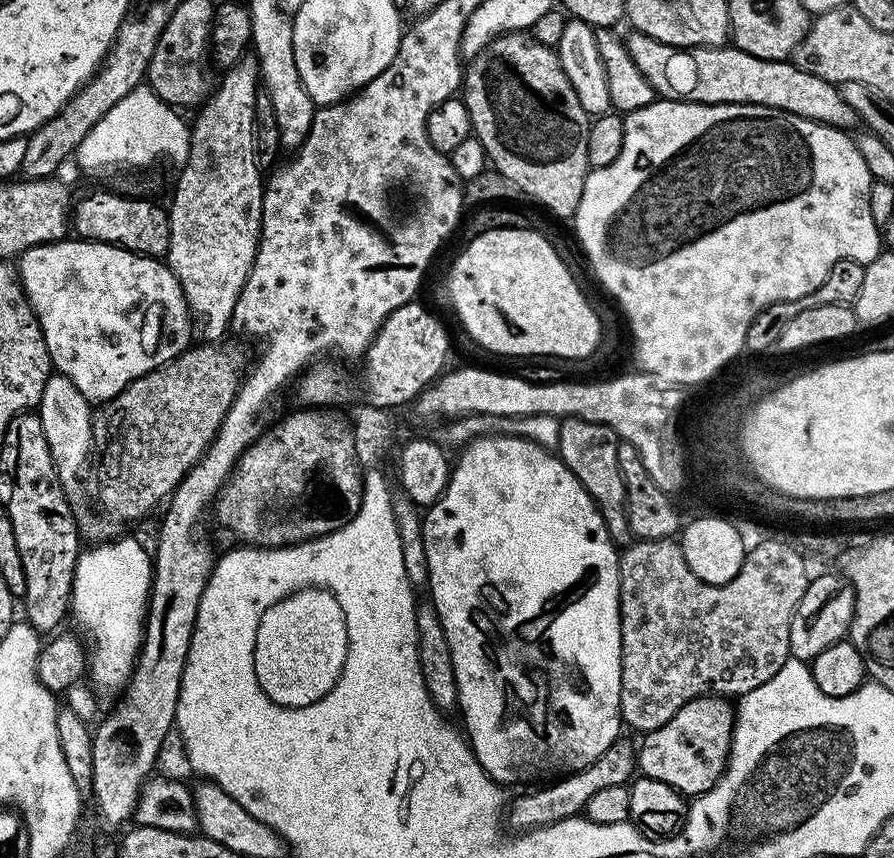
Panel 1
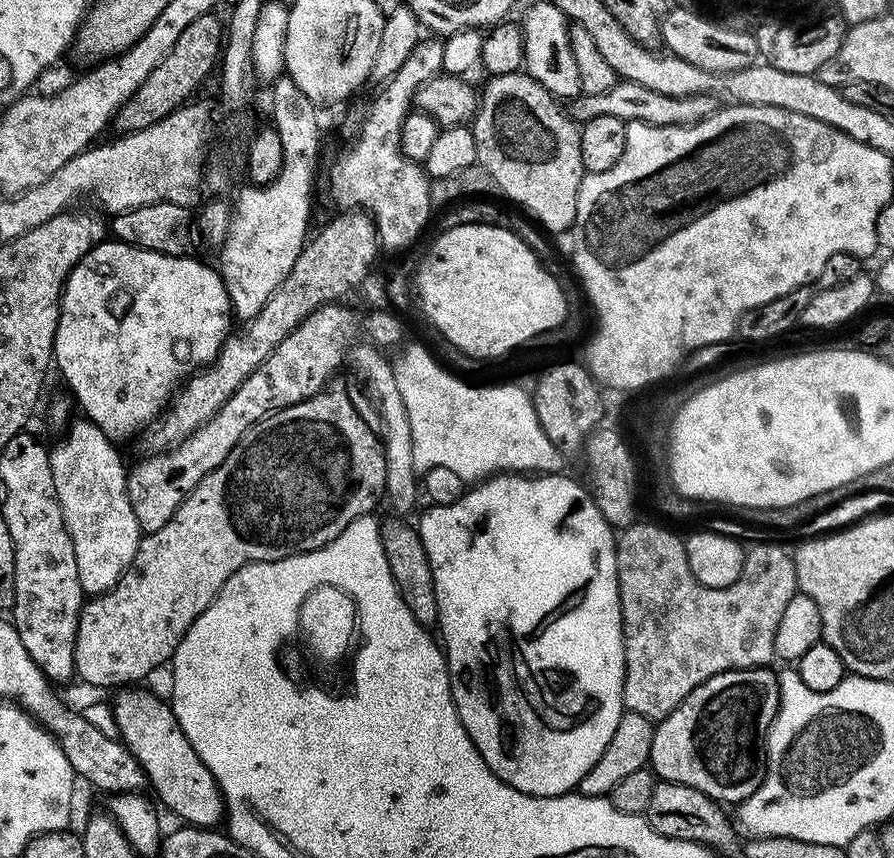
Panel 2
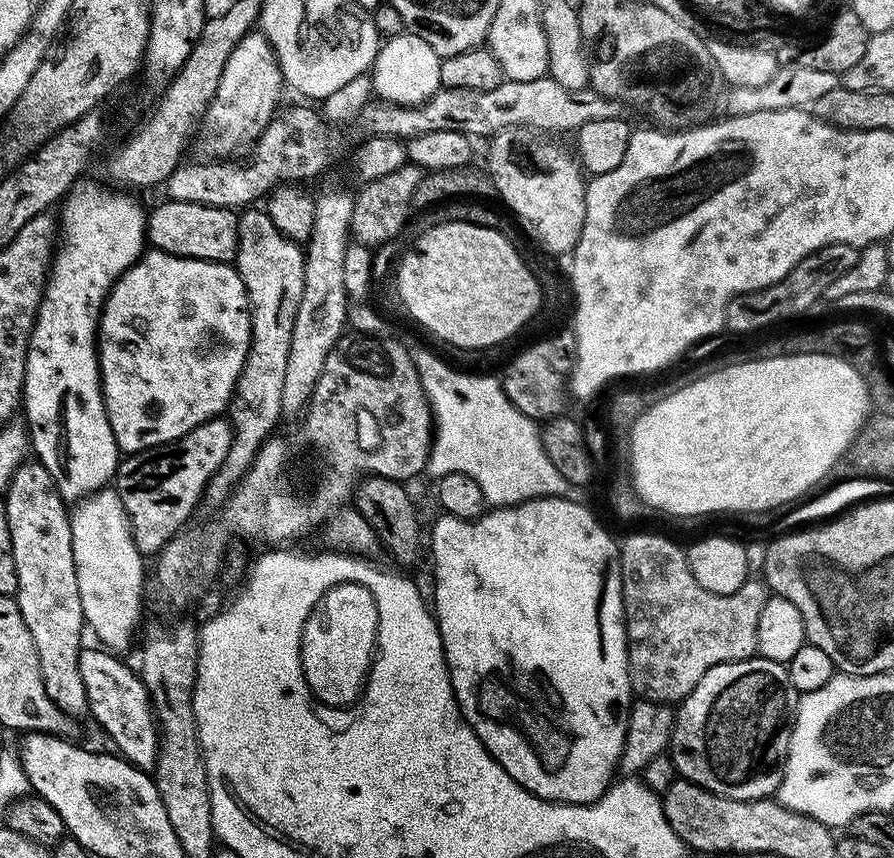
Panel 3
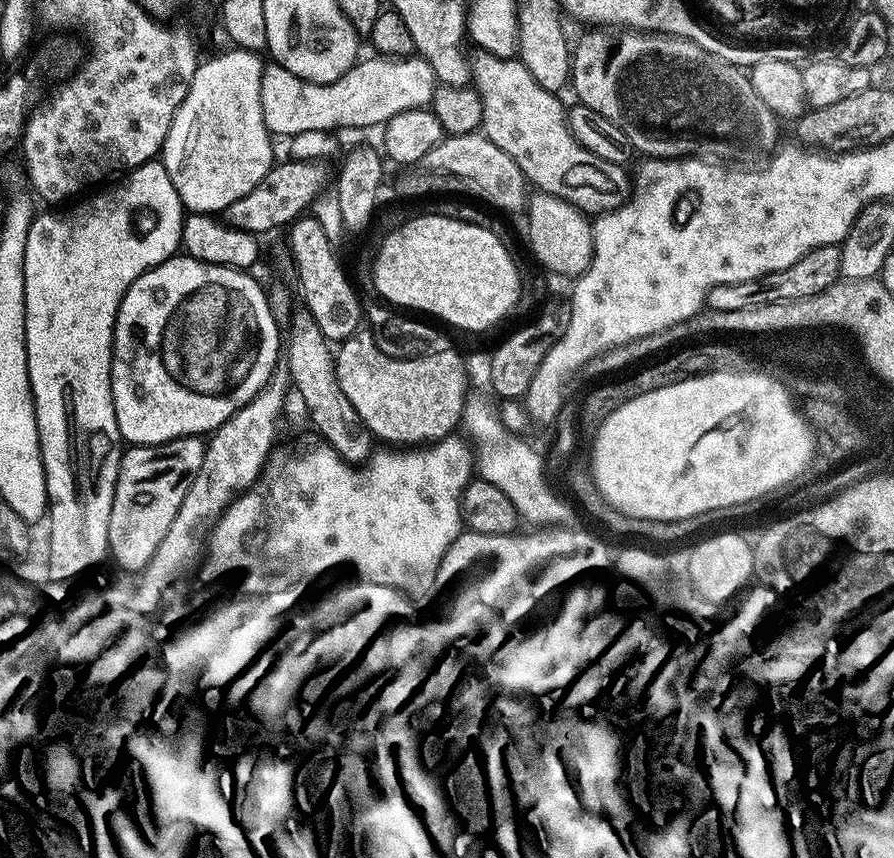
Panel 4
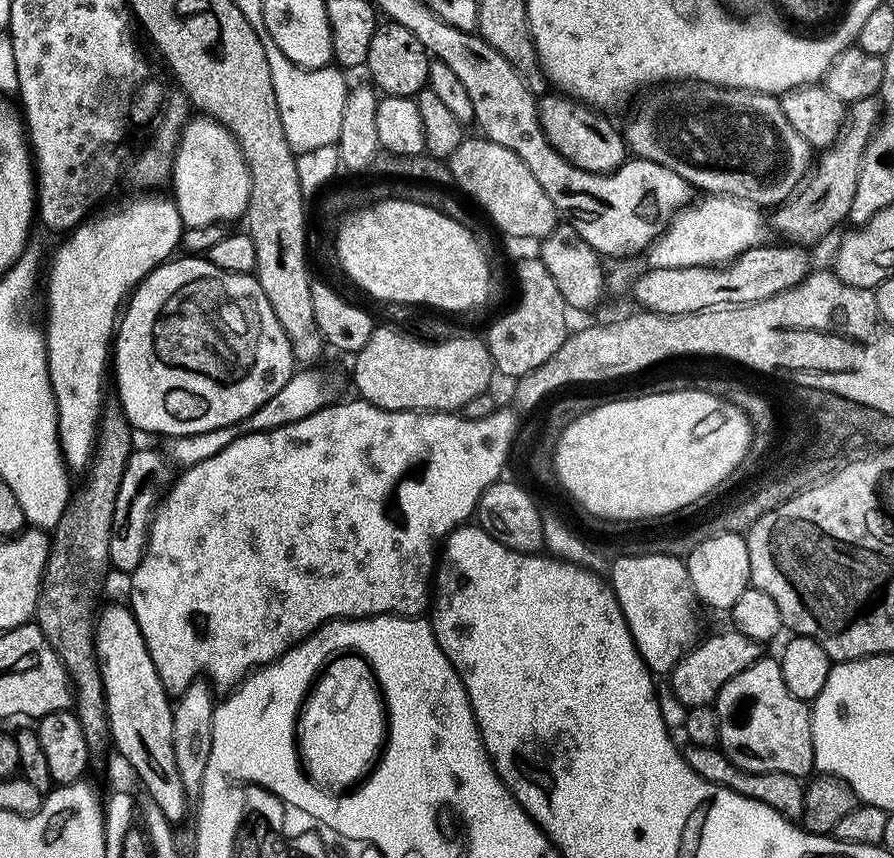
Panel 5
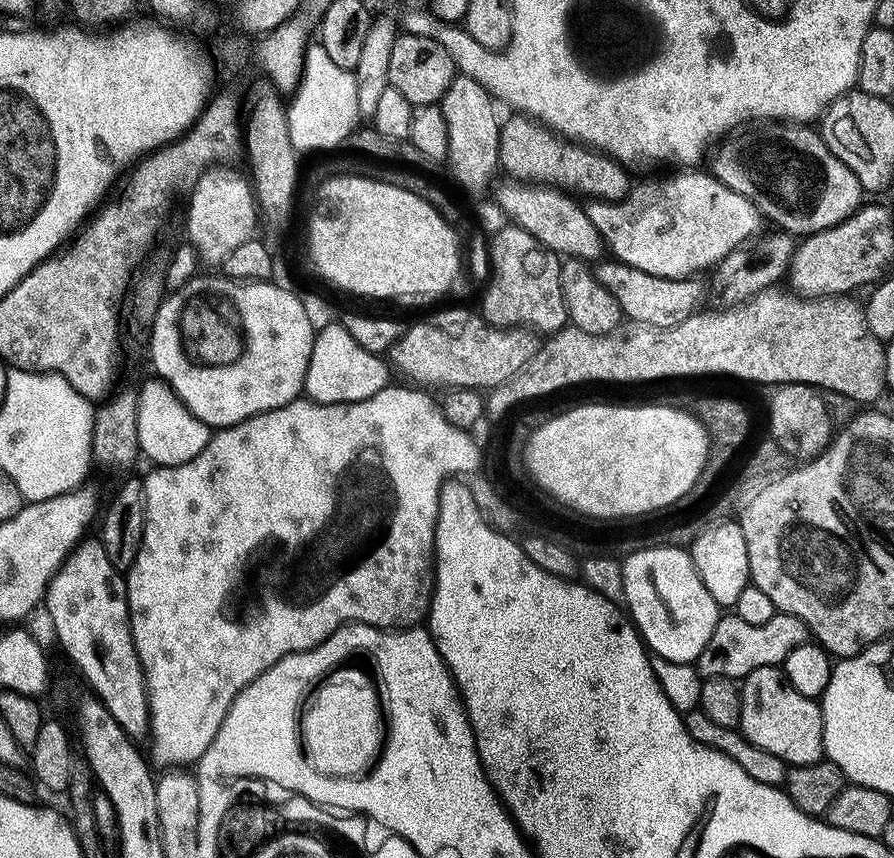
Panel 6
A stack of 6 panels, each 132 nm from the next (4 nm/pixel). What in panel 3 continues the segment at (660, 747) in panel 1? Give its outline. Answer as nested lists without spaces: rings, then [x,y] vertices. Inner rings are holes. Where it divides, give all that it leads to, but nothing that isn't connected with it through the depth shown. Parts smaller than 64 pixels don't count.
[[[739,660],[706,670],[706,674],[702,674],[702,682],[698,682],[691,694],[679,701],[674,712],[670,755],[677,777],[731,800],[775,797],[784,777],[797,703],[798,694],[790,682],[787,667],[773,660]]]

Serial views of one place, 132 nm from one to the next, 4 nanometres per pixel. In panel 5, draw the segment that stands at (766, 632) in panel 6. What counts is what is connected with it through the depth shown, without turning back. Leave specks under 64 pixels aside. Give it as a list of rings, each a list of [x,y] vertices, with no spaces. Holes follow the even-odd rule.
[[[735,630],[727,631],[716,632],[705,640],[703,637],[672,669],[670,673],[672,692],[688,708],[703,704],[711,705],[719,694],[720,688],[726,686],[726,682],[730,682],[734,674],[746,670],[755,660],[761,659],[761,641],[746,638],[746,634]]]

